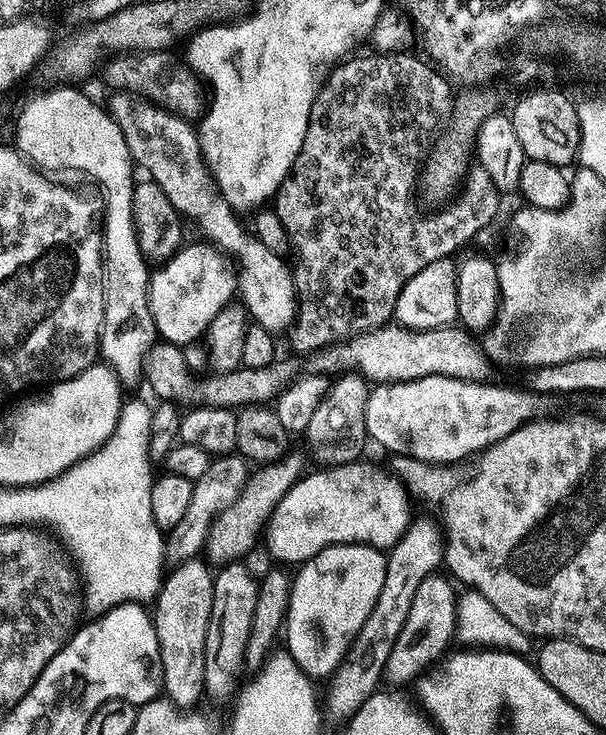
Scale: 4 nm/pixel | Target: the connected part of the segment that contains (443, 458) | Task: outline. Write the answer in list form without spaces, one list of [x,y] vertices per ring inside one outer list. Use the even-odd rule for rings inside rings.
[[[446,376],[420,377],[417,380],[377,383],[368,393],[364,431],[367,439],[381,444],[389,454],[412,457],[429,466],[452,464],[455,460],[475,457],[484,449],[497,444],[506,434],[528,423],[537,415],[537,397],[531,391],[518,392],[512,388],[494,388],[473,380],[459,380]]]

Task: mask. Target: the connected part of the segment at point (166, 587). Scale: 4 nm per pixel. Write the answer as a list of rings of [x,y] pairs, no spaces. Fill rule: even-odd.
[[[200,558],[177,563],[163,577],[154,601],[154,623],[164,679],[162,692],[176,705],[195,705],[192,703],[205,693],[206,630],[210,626],[213,575],[213,569]]]

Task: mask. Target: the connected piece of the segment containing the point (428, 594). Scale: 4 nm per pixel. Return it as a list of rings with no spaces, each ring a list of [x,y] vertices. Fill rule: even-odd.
[[[440,574],[427,576],[418,585],[410,611],[399,631],[387,658],[385,677],[402,684],[415,681],[430,665],[433,665],[443,654],[449,642],[453,641],[456,626],[456,592],[449,582]]]

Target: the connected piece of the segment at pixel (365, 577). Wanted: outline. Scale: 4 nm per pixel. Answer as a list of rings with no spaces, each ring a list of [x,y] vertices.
[[[335,544],[299,565],[291,581],[286,617],[286,651],[310,678],[331,677],[376,604],[386,578],[386,556],[368,544]]]

